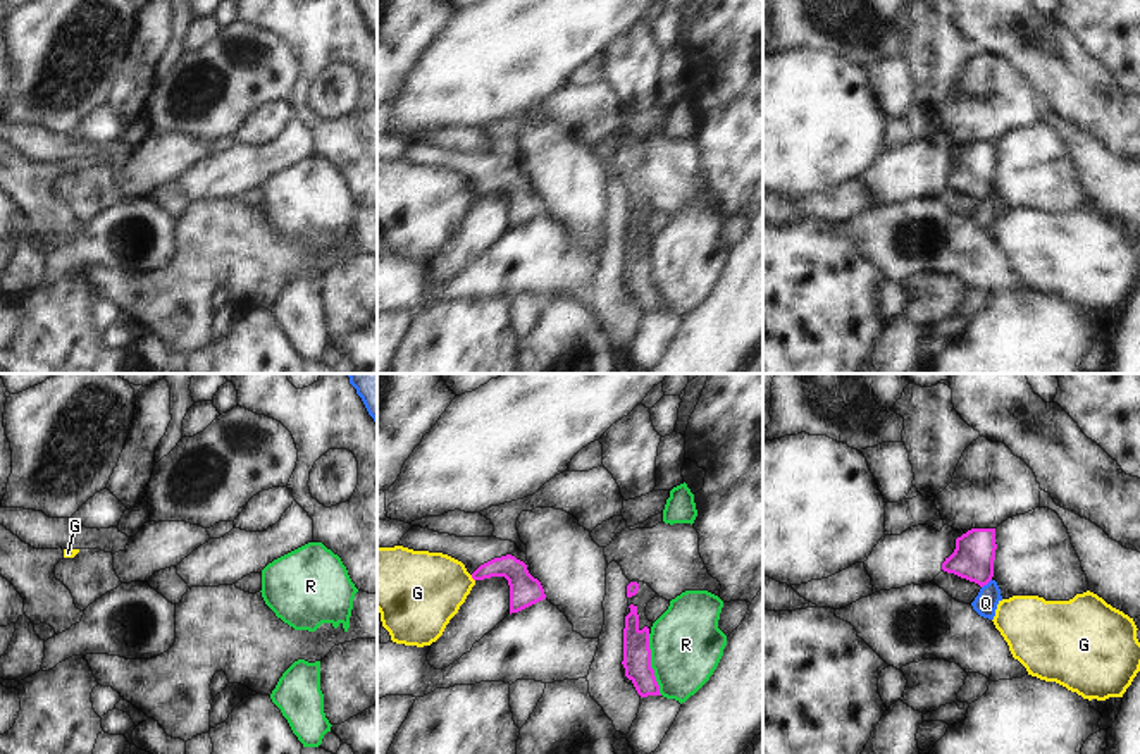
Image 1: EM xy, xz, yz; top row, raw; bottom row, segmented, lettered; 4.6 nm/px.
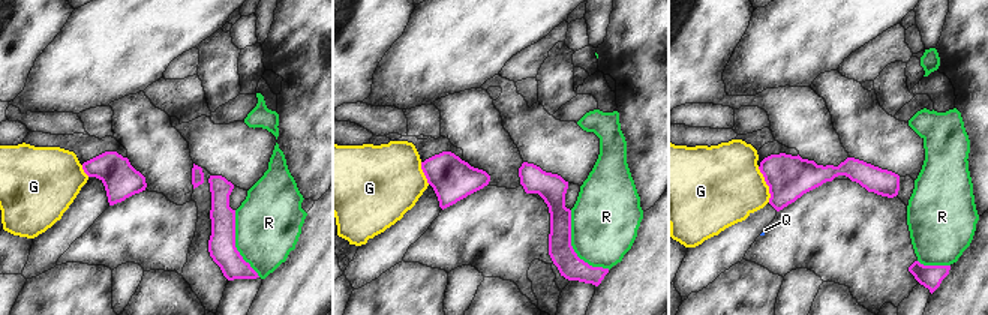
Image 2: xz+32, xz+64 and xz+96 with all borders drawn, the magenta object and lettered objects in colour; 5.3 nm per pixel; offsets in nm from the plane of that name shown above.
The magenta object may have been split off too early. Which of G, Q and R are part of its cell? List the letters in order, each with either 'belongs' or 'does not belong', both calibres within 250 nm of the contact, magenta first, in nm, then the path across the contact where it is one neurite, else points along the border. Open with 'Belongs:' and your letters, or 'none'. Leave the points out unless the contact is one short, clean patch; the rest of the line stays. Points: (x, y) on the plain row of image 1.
Belongs: none
G: does not belong; calibres 140 and 380 nm; border xz (470, 190), (474, 195)
Q: does not belong; calibres 190 and 110 nm
R: does not belong; calibres 130 and 340 nm; border xz (648, 248), (650, 281), (662, 309)

